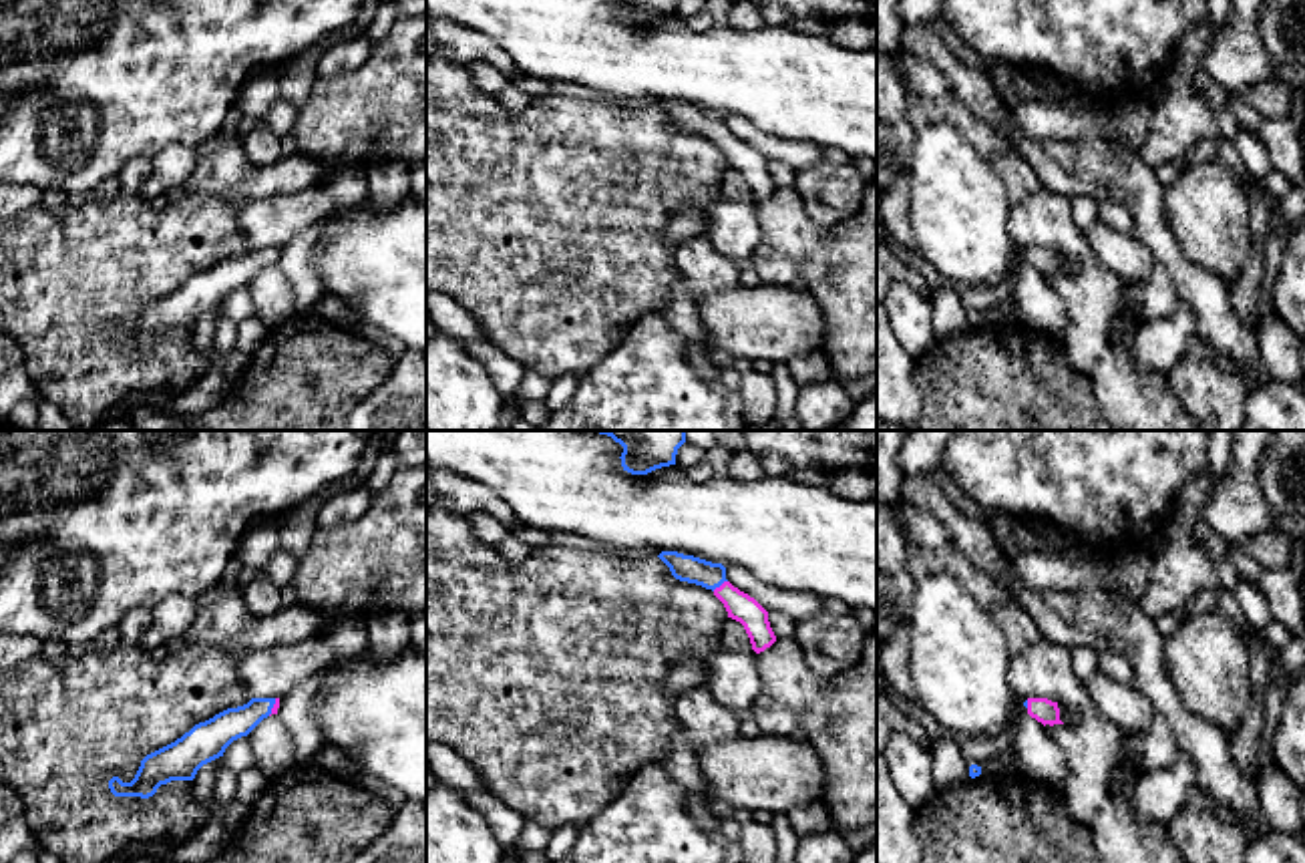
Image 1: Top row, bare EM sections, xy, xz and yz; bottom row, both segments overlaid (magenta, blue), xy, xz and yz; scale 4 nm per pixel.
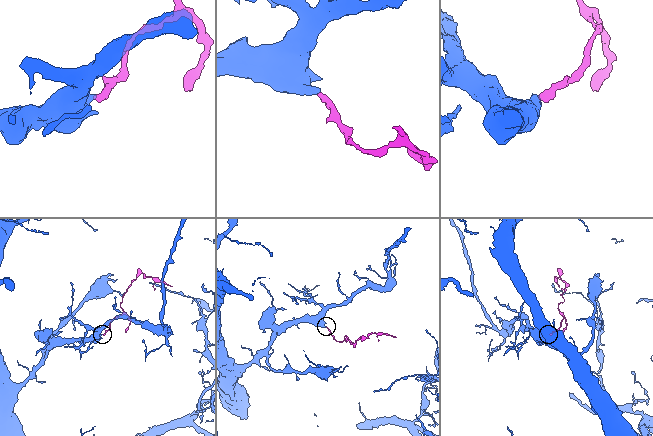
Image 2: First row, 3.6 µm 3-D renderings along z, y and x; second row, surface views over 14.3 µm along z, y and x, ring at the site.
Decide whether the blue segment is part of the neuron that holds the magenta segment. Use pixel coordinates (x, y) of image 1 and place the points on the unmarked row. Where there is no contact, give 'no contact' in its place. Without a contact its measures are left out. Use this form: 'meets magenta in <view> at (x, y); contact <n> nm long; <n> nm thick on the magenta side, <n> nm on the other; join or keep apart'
meets magenta in xz at (720, 135); contact 80 nm long; 120 nm thick on the magenta side, 110 nm on the other; join

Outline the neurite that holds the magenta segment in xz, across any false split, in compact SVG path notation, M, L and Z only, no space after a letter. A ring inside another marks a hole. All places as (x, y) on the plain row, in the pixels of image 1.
M662 101L658 107L670 117L676 129L712 139L724 153L728 167L744 175L756 203L776 191L768 161L754 147L726 129L726 117L722 113L712 113L678 101Z

